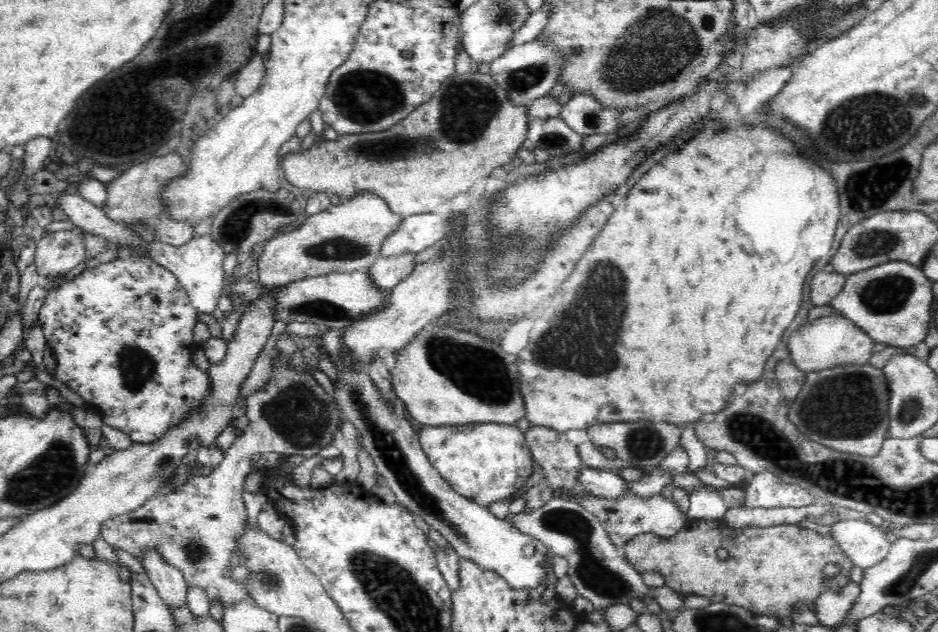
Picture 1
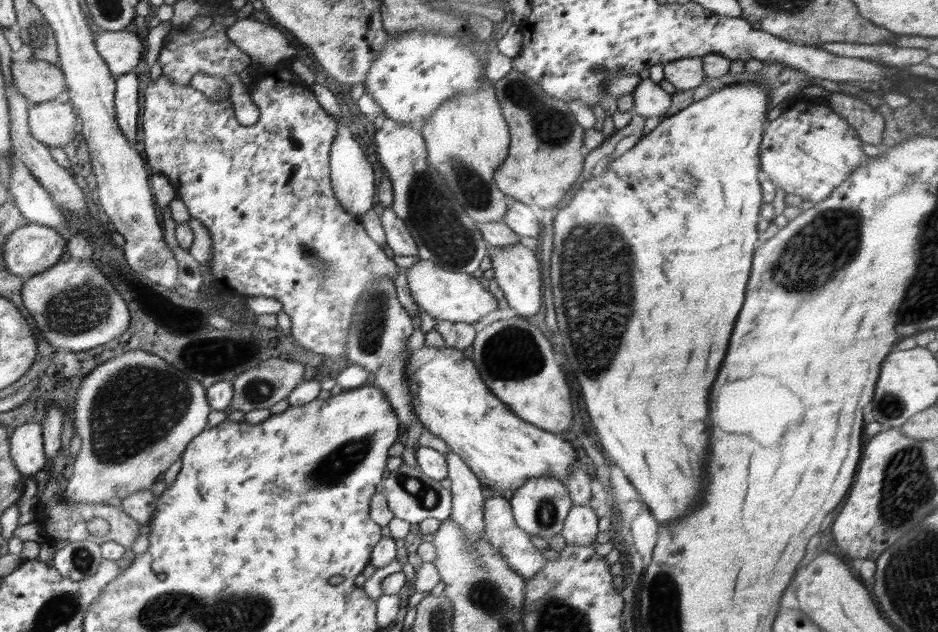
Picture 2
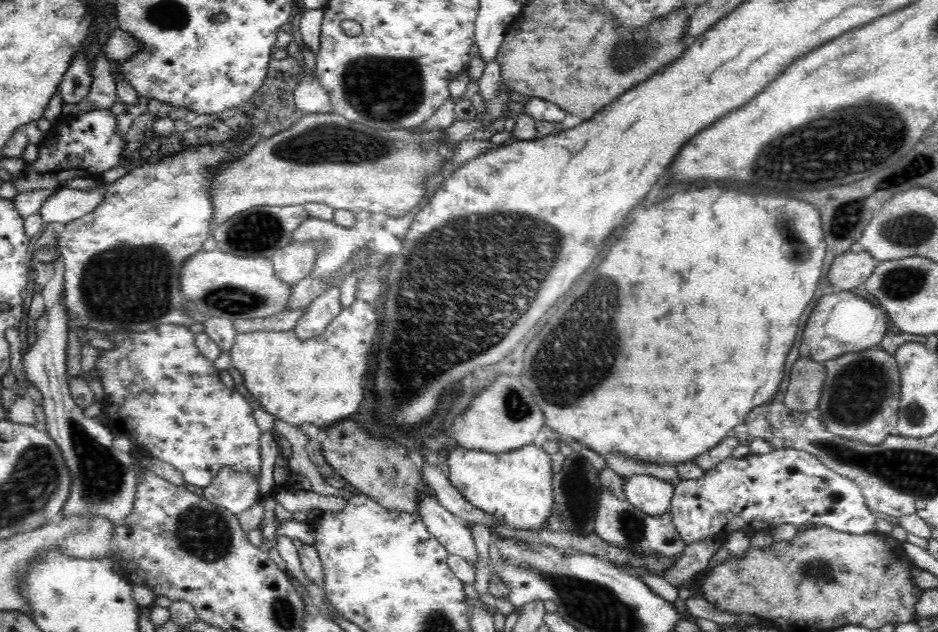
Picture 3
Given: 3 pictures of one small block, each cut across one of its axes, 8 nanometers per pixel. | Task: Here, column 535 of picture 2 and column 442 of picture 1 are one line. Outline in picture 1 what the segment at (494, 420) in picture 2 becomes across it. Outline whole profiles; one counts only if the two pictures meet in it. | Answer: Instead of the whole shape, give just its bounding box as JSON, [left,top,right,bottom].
[418,425,536,501]

